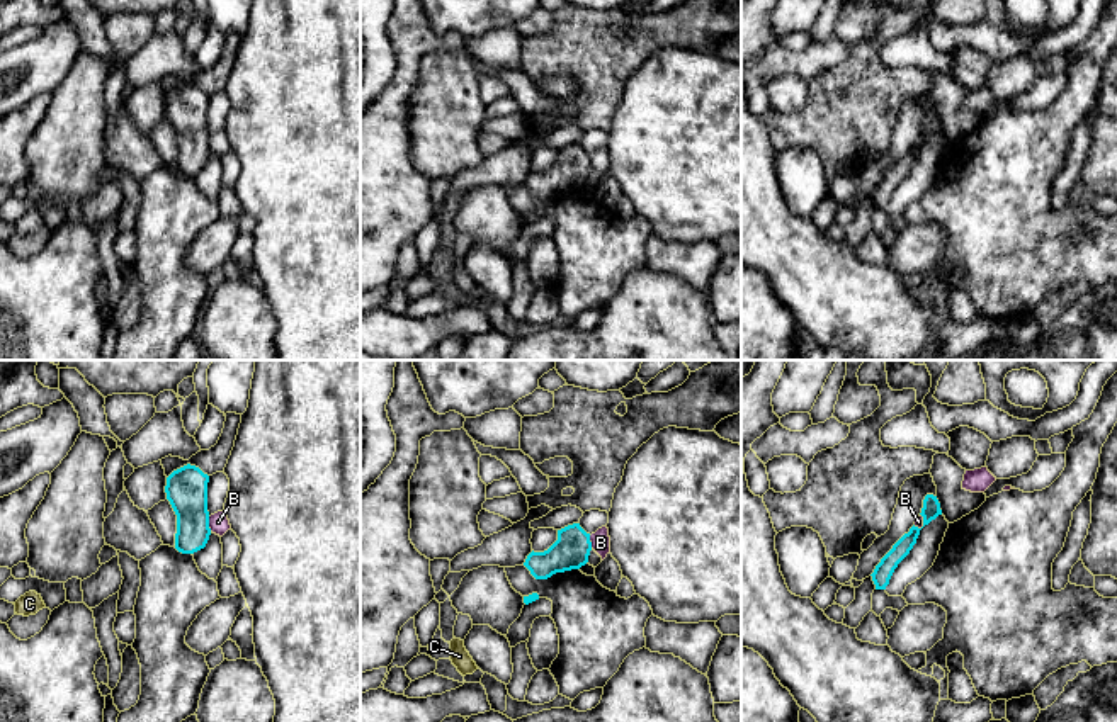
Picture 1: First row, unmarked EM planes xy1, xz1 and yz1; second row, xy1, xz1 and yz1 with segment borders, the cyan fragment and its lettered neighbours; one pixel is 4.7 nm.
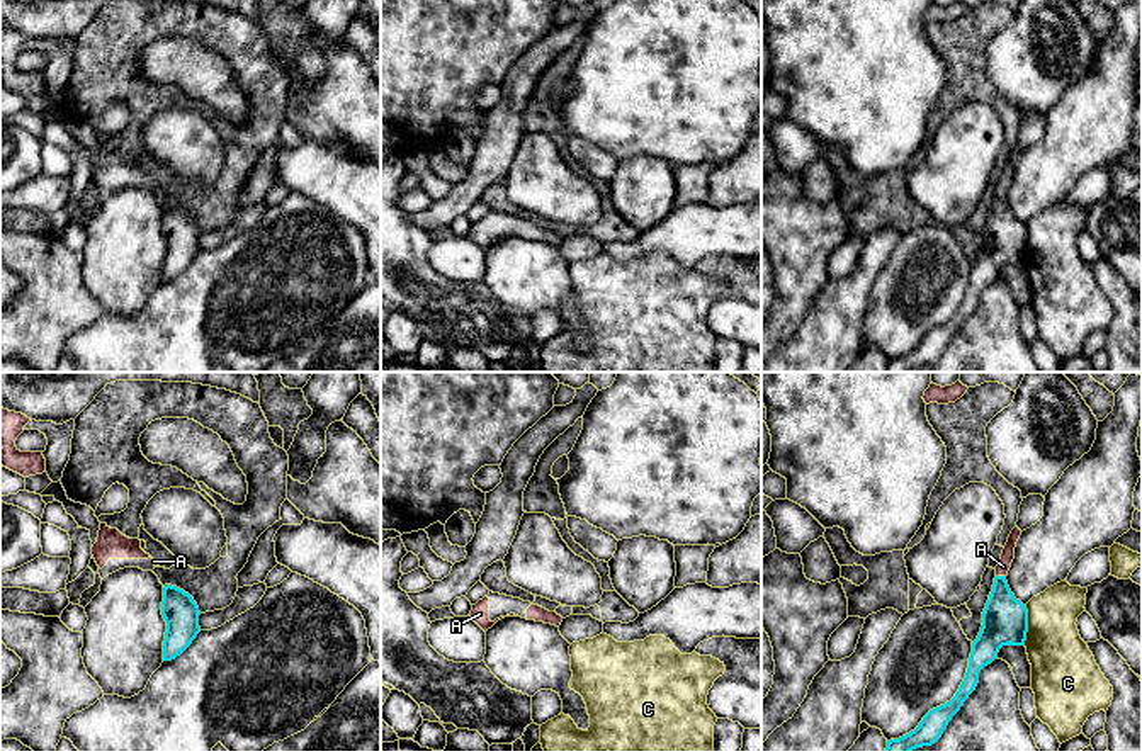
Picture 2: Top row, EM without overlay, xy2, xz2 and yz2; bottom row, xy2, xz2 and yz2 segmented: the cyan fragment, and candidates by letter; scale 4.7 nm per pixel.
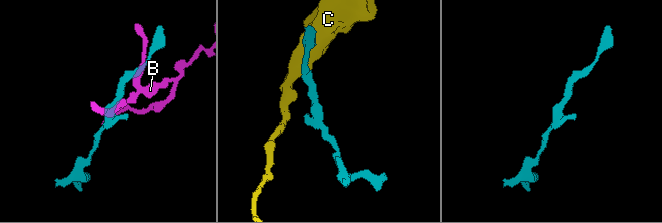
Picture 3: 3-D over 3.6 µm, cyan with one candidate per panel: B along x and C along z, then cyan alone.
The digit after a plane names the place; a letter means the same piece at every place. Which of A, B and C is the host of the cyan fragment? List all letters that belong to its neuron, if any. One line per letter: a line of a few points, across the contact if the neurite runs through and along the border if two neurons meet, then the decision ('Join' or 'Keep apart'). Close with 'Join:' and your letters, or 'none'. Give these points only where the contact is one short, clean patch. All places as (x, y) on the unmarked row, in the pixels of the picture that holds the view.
A: Line: yz2 (1005, 240), (1001, 196), (1003, 186). Join
B: Line: xy1 (208, 136), (211, 150). Keep apart
C: Line: yz2 (1027, 225), (1027, 259), (1023, 262). Keep apart
Join: A

